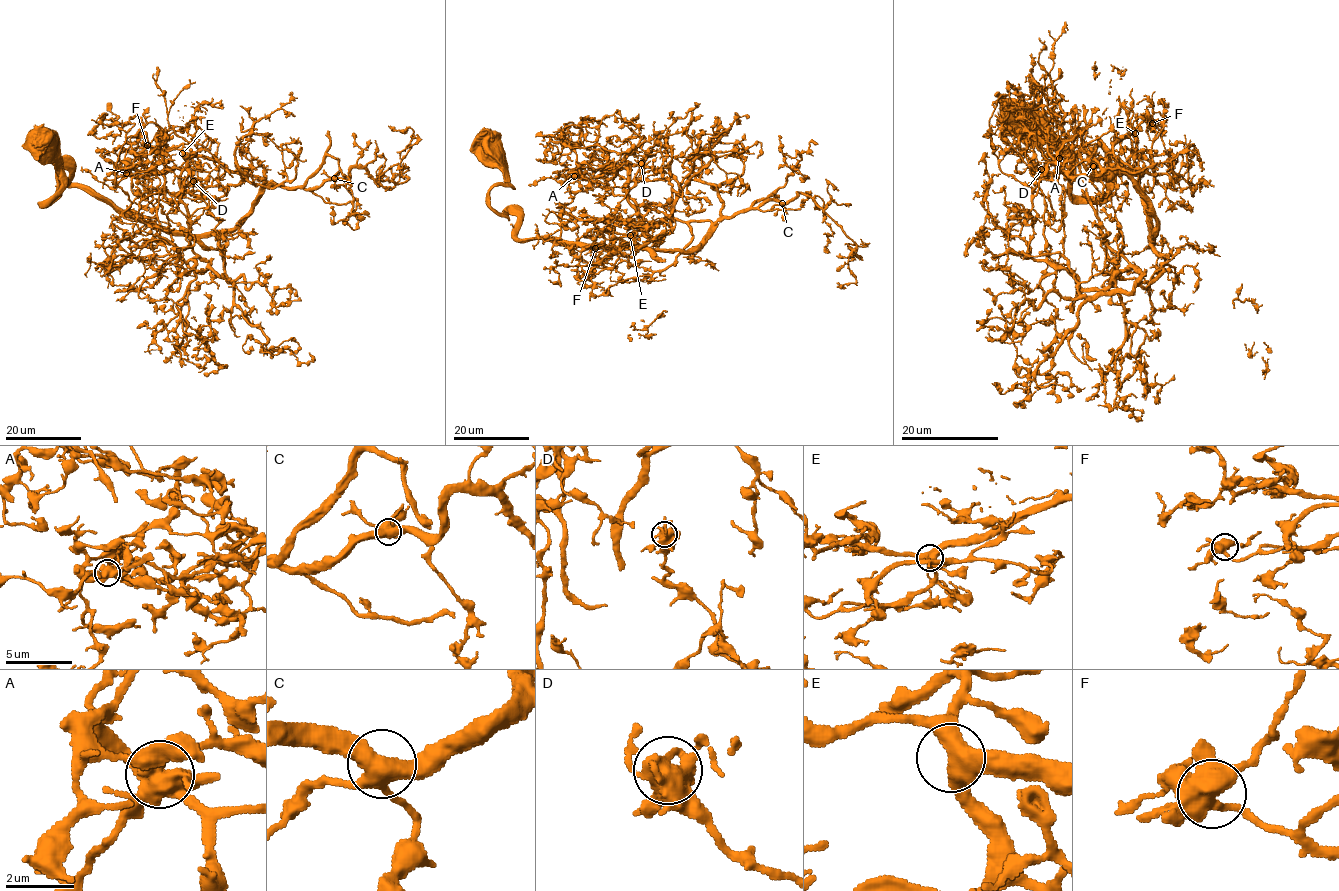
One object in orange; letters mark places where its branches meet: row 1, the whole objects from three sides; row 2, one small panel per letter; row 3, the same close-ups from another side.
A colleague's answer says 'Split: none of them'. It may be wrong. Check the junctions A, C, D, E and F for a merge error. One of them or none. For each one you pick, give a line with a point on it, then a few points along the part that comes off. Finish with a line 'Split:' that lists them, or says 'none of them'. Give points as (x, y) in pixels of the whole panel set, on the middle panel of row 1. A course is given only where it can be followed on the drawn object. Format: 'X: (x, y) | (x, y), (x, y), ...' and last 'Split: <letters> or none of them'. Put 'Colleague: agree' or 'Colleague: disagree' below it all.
Split: none of them
Colleague: agree

